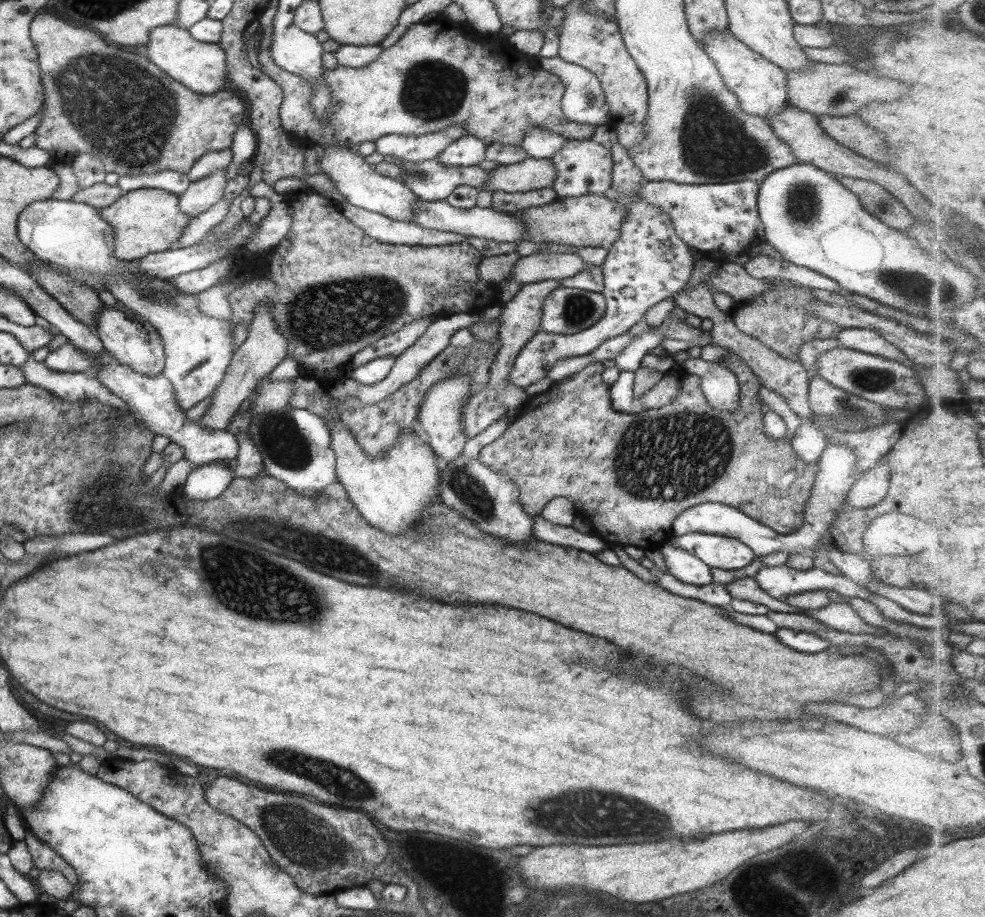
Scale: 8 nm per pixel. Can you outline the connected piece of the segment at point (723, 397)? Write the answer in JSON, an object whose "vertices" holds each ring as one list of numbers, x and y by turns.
{"vertices":[[699,357,688,358,678,365,678,373,691,374,700,378,700,389,706,402,715,411,731,412,739,403,739,383,734,373,717,362,705,362]]}

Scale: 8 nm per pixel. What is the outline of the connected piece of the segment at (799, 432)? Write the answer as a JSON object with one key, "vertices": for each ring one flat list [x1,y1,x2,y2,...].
{"vertices":[[807,419,795,428,789,444,800,459,806,463,816,464,822,450,826,447,827,440,815,424]]}

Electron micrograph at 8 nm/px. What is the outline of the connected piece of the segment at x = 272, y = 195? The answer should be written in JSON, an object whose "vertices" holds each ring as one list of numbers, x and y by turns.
{"vertices":[[262,180,250,188,249,195,267,198,270,209,268,214,258,222,256,233,243,248,253,253,276,247,286,236,292,223,291,215,287,210,286,195,273,192,272,187]]}

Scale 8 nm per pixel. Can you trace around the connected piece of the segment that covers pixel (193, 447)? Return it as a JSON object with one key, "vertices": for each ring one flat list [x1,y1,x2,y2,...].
{"vertices":[[111,362,96,371,89,370,89,375,101,381,107,390,125,402,126,412,131,413,149,432,155,436,165,435,171,443,180,446,183,449,183,458,189,460,192,467,221,461,233,468,238,449,235,437,227,430,209,430,188,421,185,412,177,408,179,404,175,402,176,398,170,382,161,373,148,377,136,373,128,366]]}

